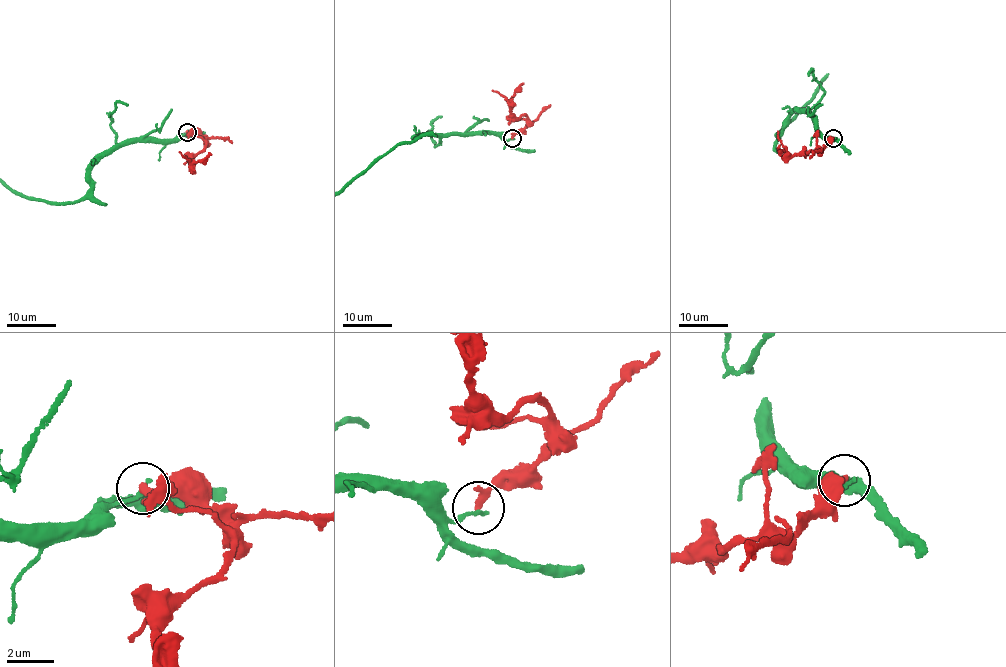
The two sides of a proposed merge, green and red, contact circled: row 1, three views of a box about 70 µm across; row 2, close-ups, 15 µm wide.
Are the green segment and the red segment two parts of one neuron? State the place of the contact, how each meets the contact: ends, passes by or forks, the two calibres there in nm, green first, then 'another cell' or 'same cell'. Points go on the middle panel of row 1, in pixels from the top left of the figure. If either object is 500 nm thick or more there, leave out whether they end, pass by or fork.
at (512, 138); green ends there; red ends there; 160 nm thick on the green side, 320 nm on the other; another cell

